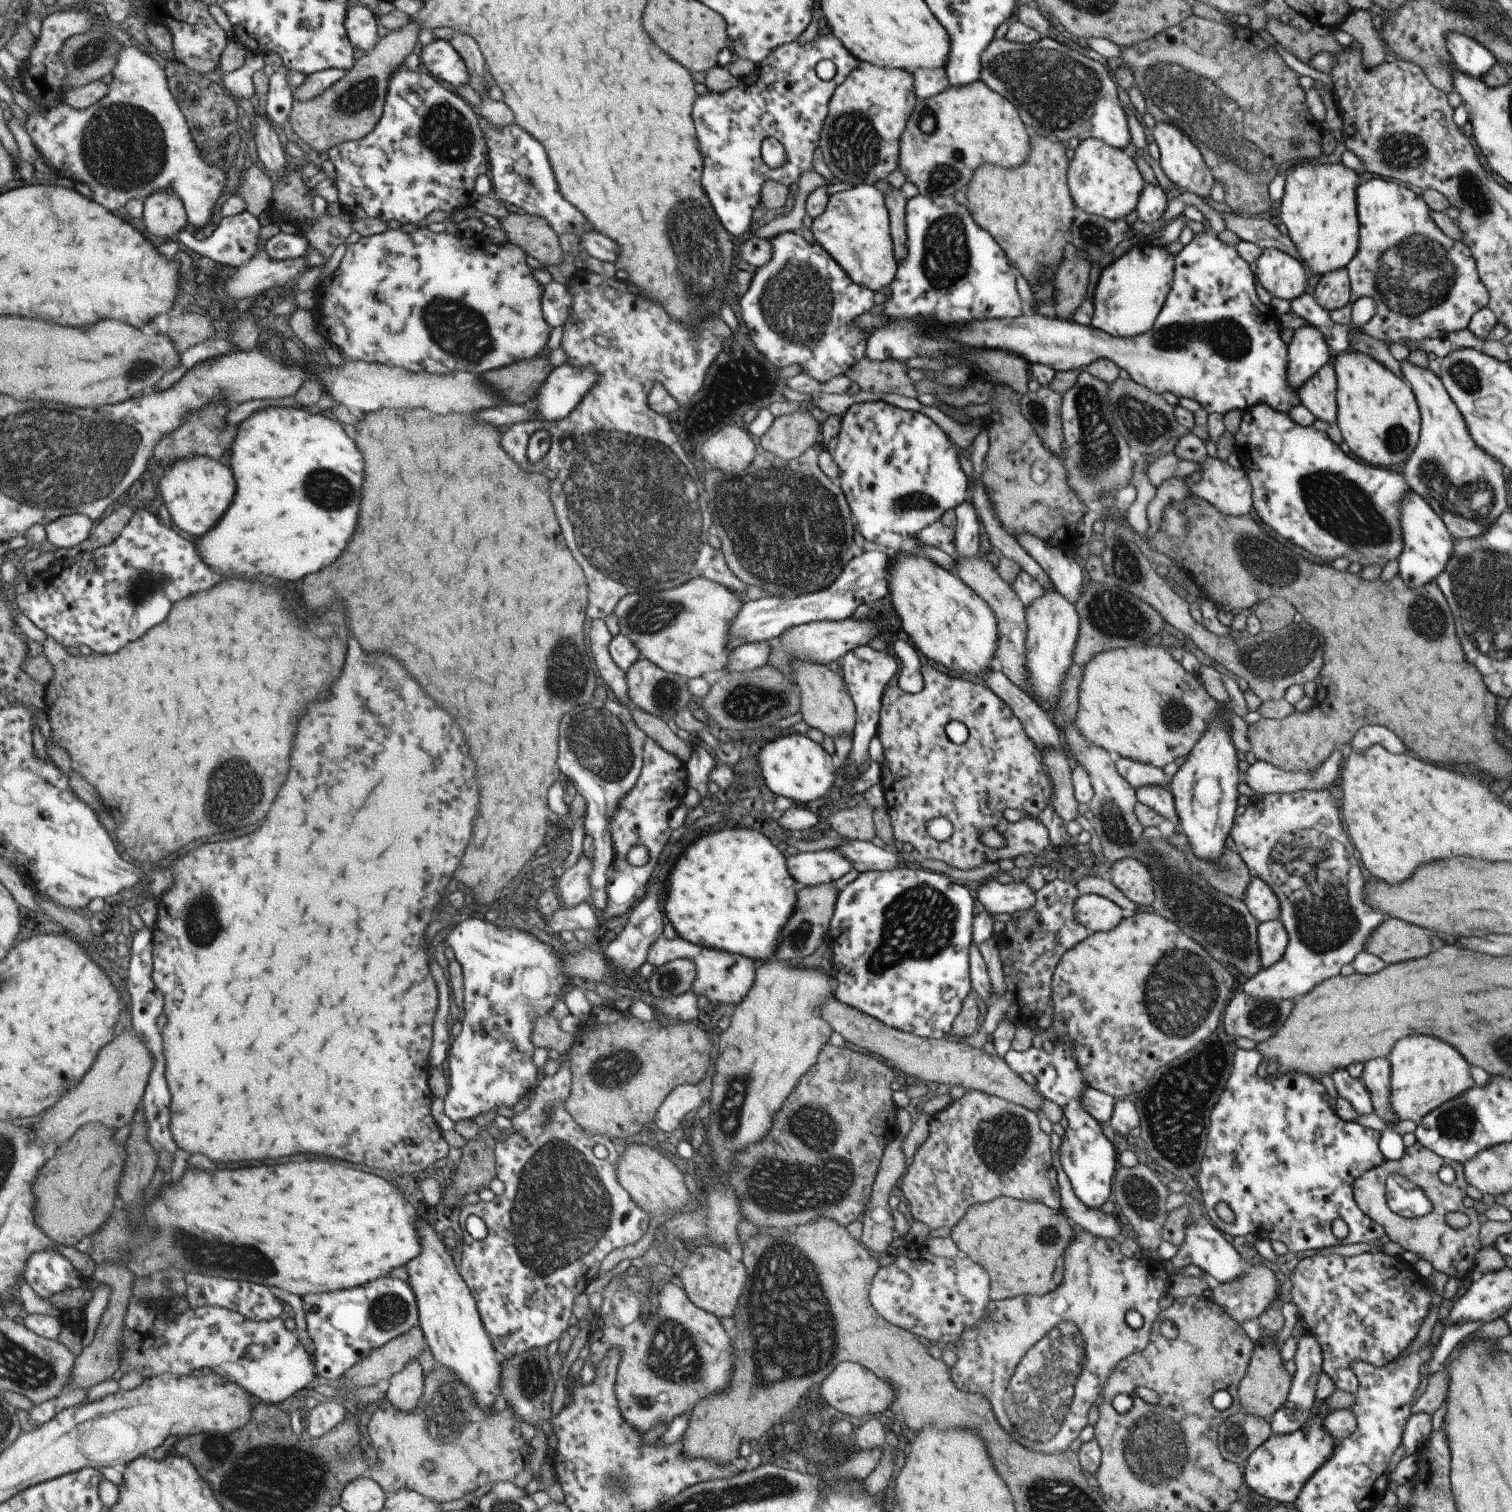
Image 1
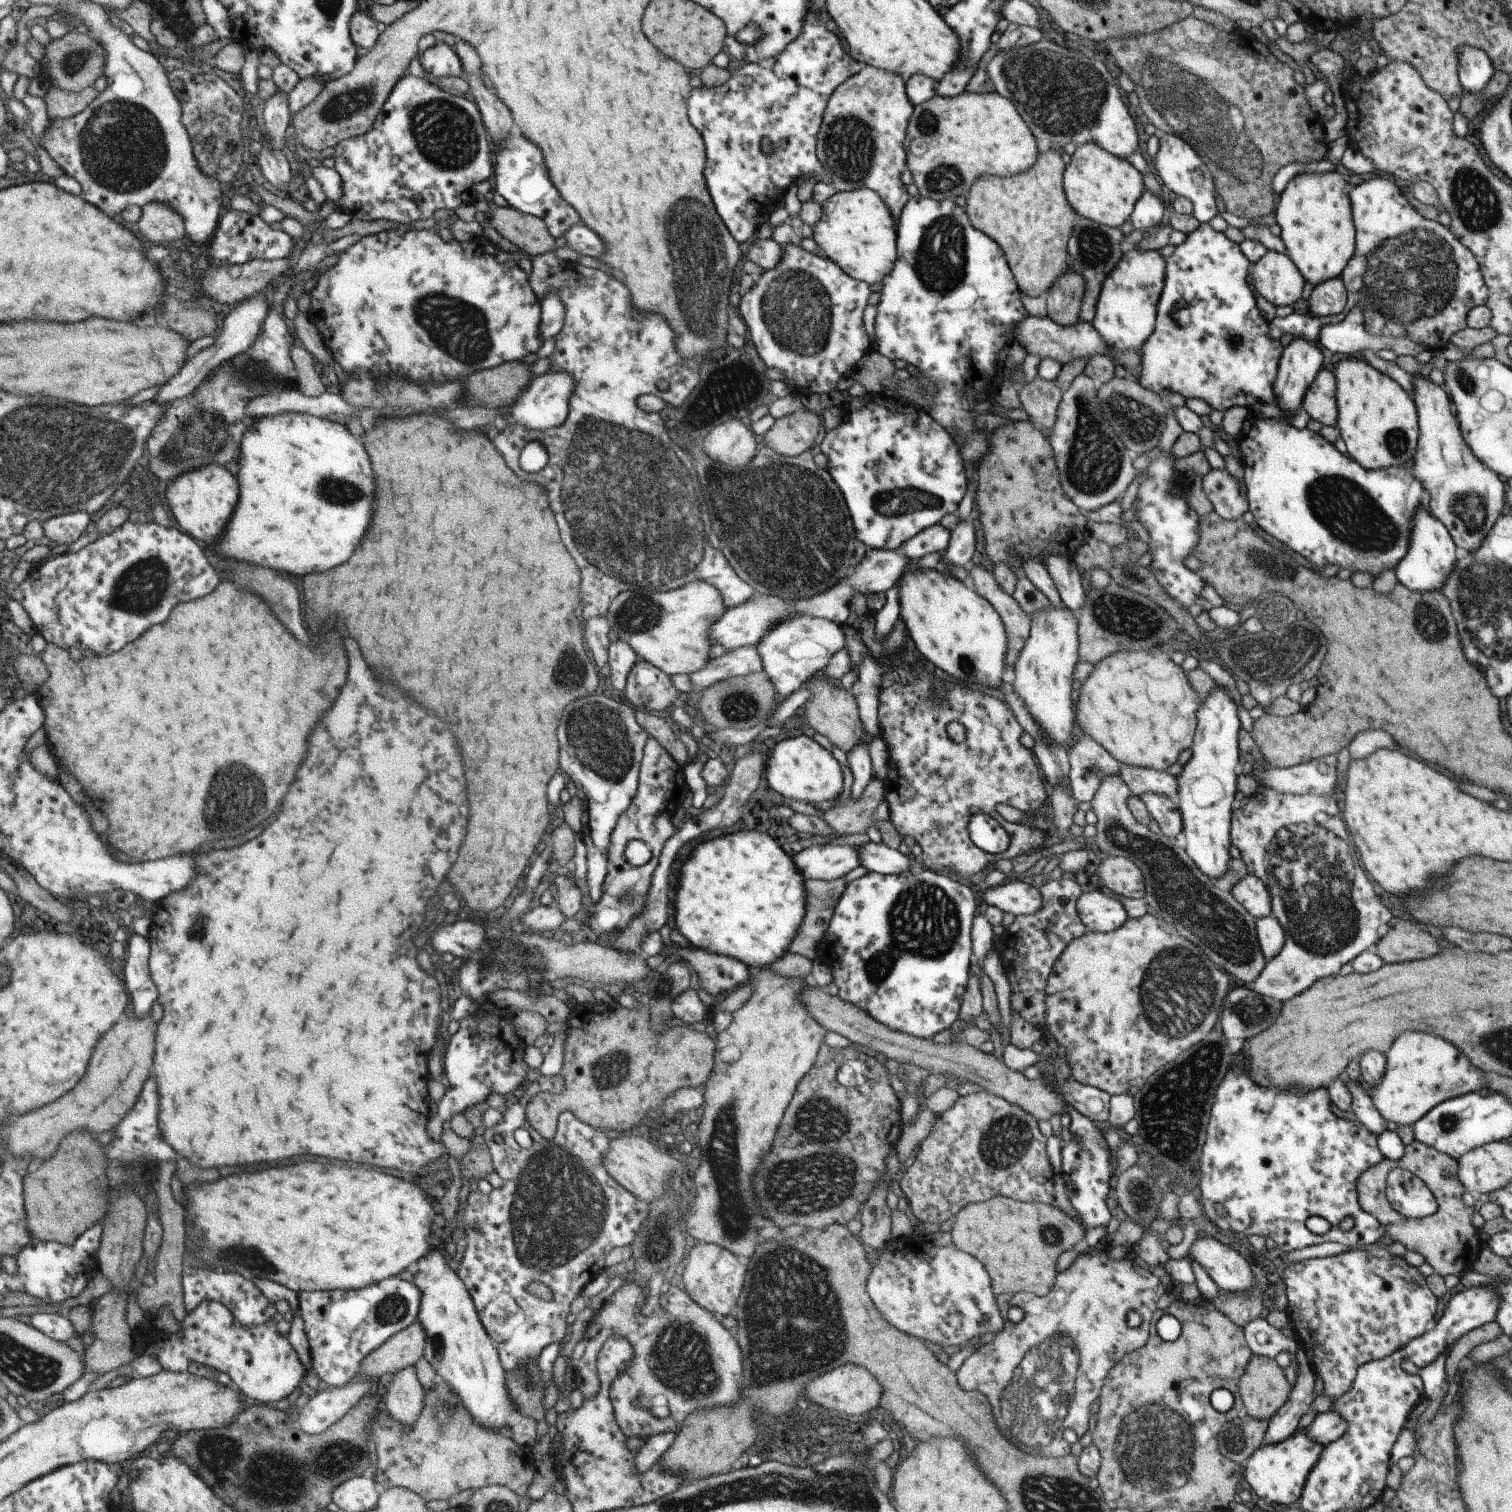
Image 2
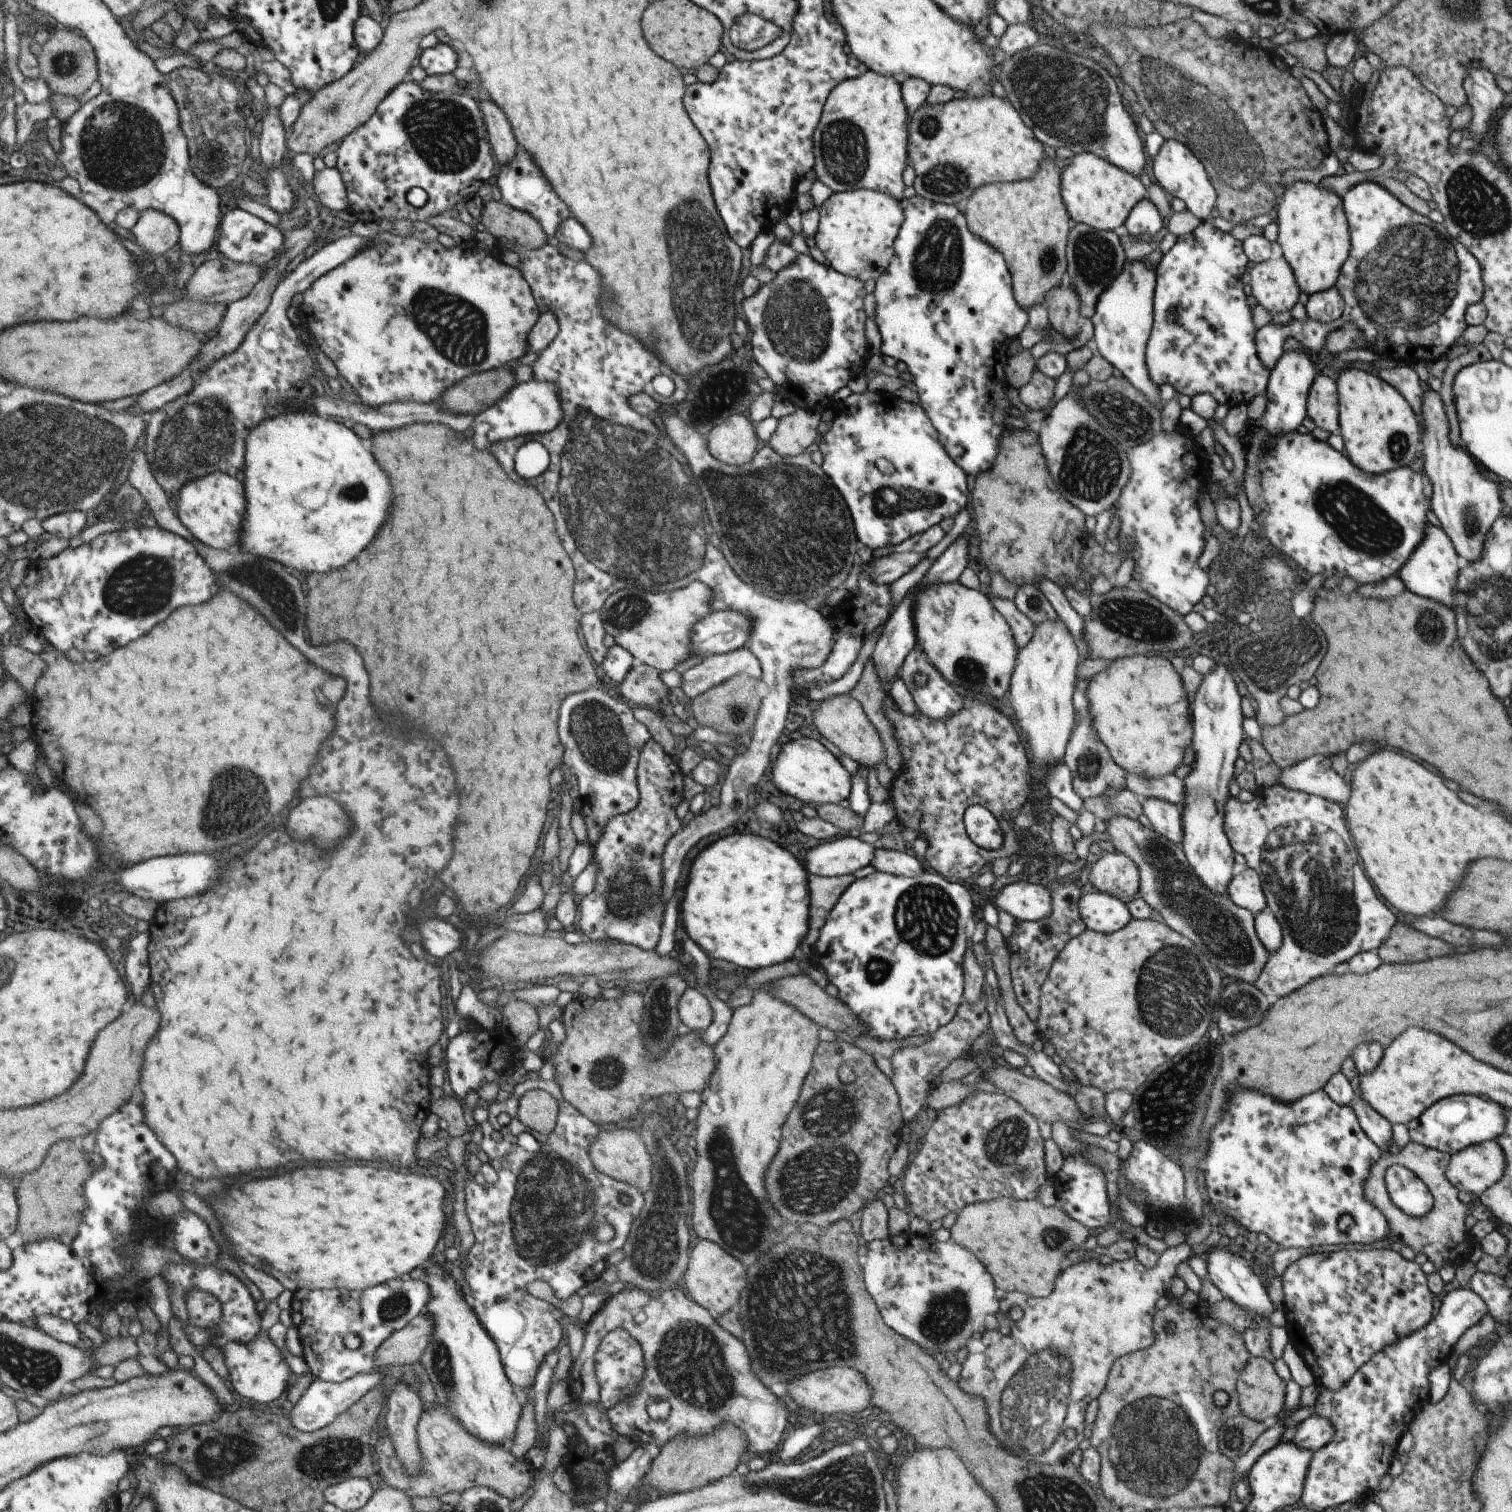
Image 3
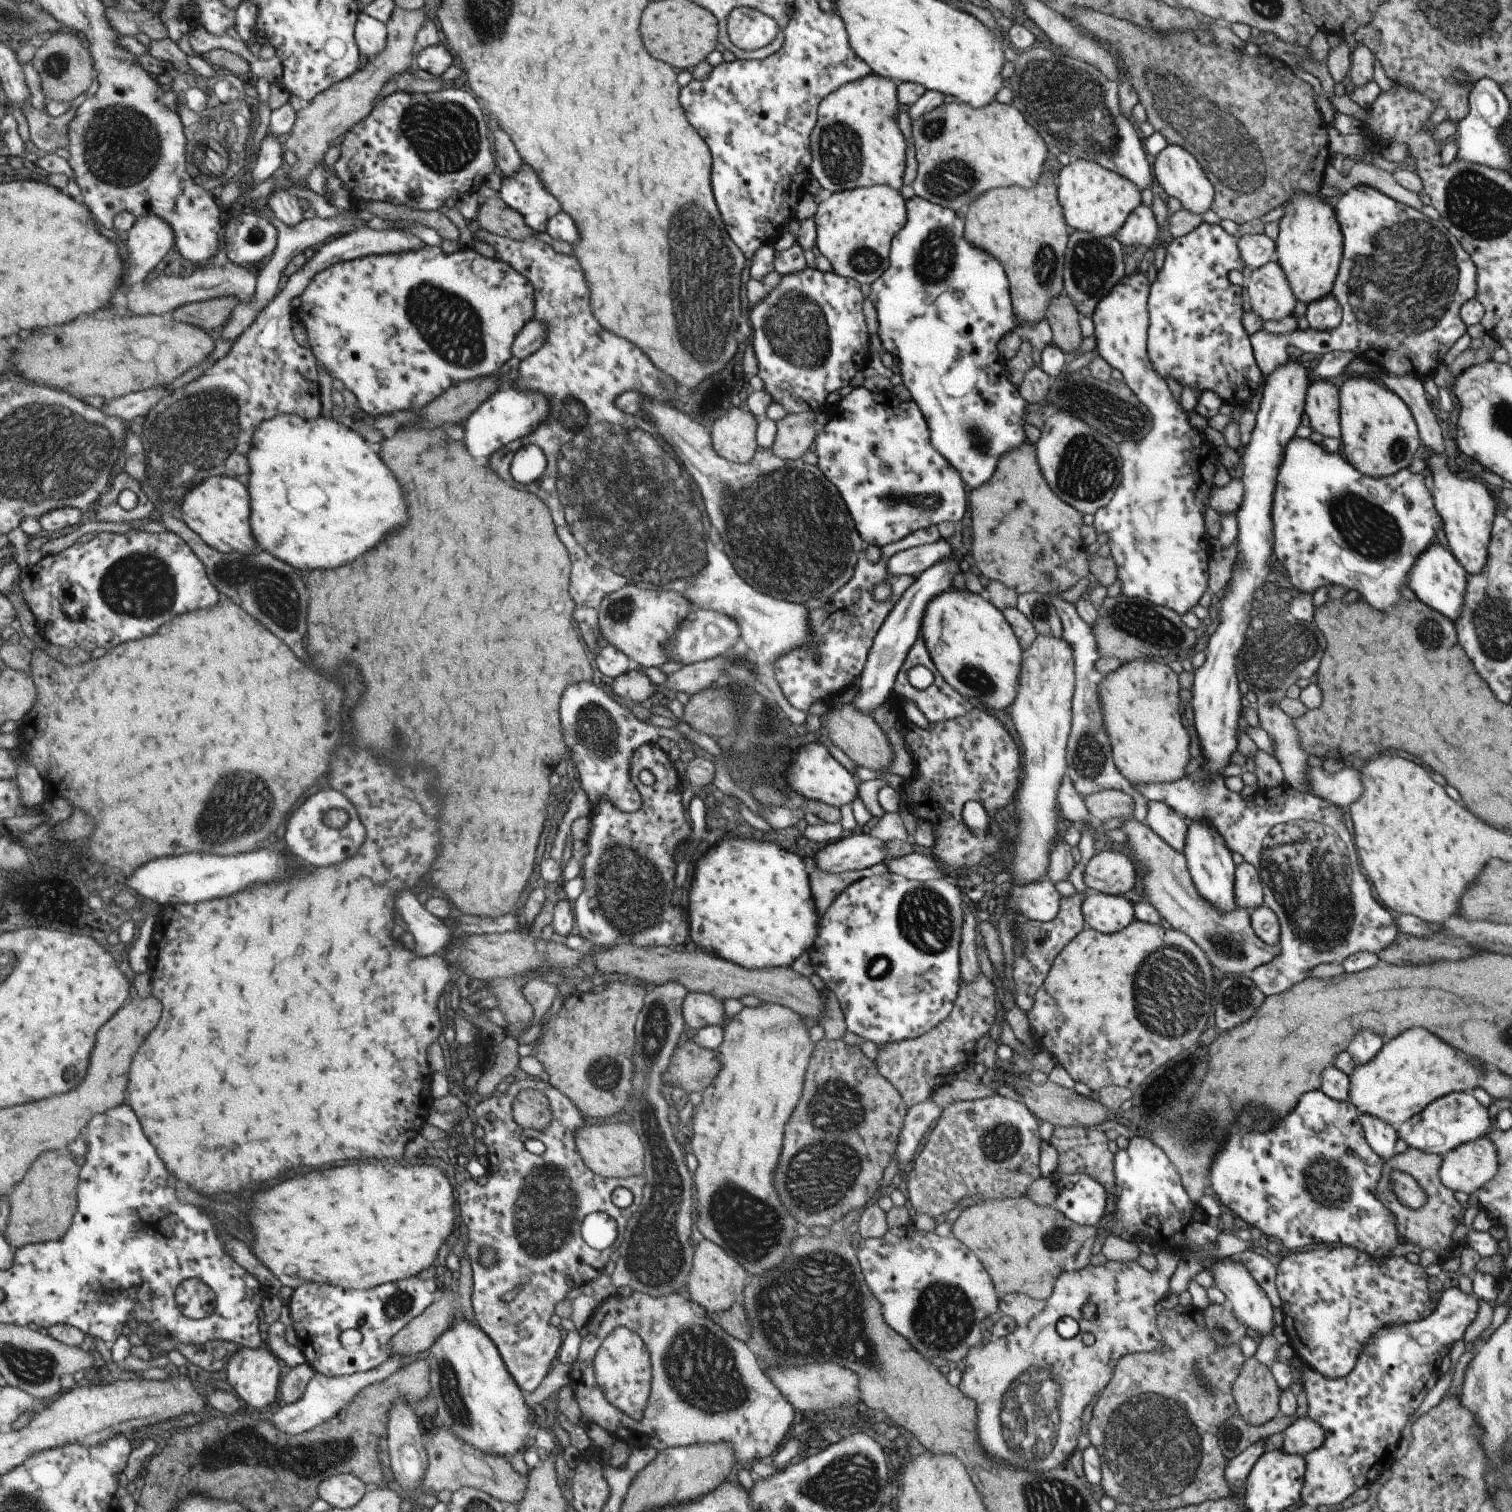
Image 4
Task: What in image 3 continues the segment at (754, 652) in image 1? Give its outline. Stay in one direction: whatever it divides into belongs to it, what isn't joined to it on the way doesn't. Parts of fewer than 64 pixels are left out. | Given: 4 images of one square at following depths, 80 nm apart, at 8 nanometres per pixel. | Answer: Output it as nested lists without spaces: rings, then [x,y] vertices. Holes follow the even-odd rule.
[[[745,646],[727,653],[709,655],[693,668],[685,670],[681,674],[679,688],[692,700],[739,672],[748,674],[755,681],[760,680],[762,674],[755,656]]]

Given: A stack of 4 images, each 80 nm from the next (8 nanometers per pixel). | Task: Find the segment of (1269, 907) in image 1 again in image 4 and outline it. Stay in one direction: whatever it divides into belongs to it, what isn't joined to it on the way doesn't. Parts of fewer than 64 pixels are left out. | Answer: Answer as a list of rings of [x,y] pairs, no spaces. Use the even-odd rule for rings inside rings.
[[[1245,861],[1234,868],[1233,902],[1235,907],[1248,911],[1263,904],[1260,876]]]

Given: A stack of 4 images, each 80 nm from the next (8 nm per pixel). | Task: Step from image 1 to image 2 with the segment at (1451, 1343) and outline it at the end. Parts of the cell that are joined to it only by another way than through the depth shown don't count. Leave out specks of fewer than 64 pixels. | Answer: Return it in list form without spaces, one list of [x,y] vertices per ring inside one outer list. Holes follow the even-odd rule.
[[[1445,1349],[1439,1356],[1435,1357],[1433,1362],[1419,1370],[1415,1370],[1421,1378],[1424,1394],[1429,1404],[1423,1412],[1420,1412],[1419,1418],[1415,1422],[1417,1427],[1432,1421],[1432,1418],[1436,1415],[1439,1402],[1445,1396],[1447,1384],[1449,1383],[1445,1378],[1444,1369],[1444,1360],[1447,1355],[1448,1350]]]

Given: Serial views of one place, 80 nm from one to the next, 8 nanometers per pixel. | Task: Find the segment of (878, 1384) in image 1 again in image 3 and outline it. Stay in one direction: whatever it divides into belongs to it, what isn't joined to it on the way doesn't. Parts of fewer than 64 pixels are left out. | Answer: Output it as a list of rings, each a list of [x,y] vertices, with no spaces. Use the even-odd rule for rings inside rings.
[[[832,1367],[824,1370],[815,1370],[815,1372],[807,1372],[803,1376],[795,1376],[795,1380],[787,1382],[787,1394],[791,1394],[791,1398],[799,1404],[805,1406],[809,1410],[817,1410],[817,1412],[845,1412],[845,1414],[855,1414],[861,1412],[867,1406],[871,1405],[871,1388],[867,1386],[867,1382],[863,1380],[863,1376],[851,1367]]]

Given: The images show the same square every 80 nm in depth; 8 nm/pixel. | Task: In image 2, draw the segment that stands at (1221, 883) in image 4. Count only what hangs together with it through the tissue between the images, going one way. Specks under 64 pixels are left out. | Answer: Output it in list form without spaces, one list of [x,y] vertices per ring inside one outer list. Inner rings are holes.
[[[1217,685],[1202,698],[1196,710],[1196,729],[1190,744],[1191,756],[1176,776],[1175,805],[1180,812],[1182,831],[1186,838],[1185,852],[1191,862],[1209,879],[1221,877],[1227,868],[1230,846],[1230,818],[1238,775],[1237,708],[1227,693]]]

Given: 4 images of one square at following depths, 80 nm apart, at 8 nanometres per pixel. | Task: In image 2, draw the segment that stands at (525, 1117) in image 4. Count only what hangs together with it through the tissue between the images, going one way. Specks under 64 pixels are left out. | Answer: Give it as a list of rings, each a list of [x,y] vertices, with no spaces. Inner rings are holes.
[[[638,997],[638,1008],[637,1010],[629,1010],[625,1007],[614,1002],[611,1006],[603,1004],[577,1004],[577,1008],[573,1008],[570,1011],[567,1019],[566,1039],[564,1041],[564,1051],[562,1064],[560,1065],[560,1075],[564,1080],[563,1090],[558,1093],[539,1093],[528,1106],[527,1116],[529,1122],[544,1136],[547,1140],[551,1140],[557,1132],[559,1113],[560,1111],[569,1111],[574,1113],[576,1117],[583,1123],[589,1125],[591,1128],[599,1129],[600,1131],[605,1130],[617,1130],[622,1134],[630,1132],[630,1129],[641,1122],[653,1122],[653,1118],[658,1112],[663,1100],[669,1096],[677,1088],[697,1088],[701,1090],[704,1082],[707,1080],[709,1073],[713,1066],[714,1057],[714,1038],[710,1035],[709,1031],[701,1032],[701,1030],[695,1030],[695,1028],[689,1028],[684,1025],[668,1025],[665,1029],[659,1032],[653,1032],[650,1030],[650,1014],[648,1007],[645,1005],[643,998]]]

